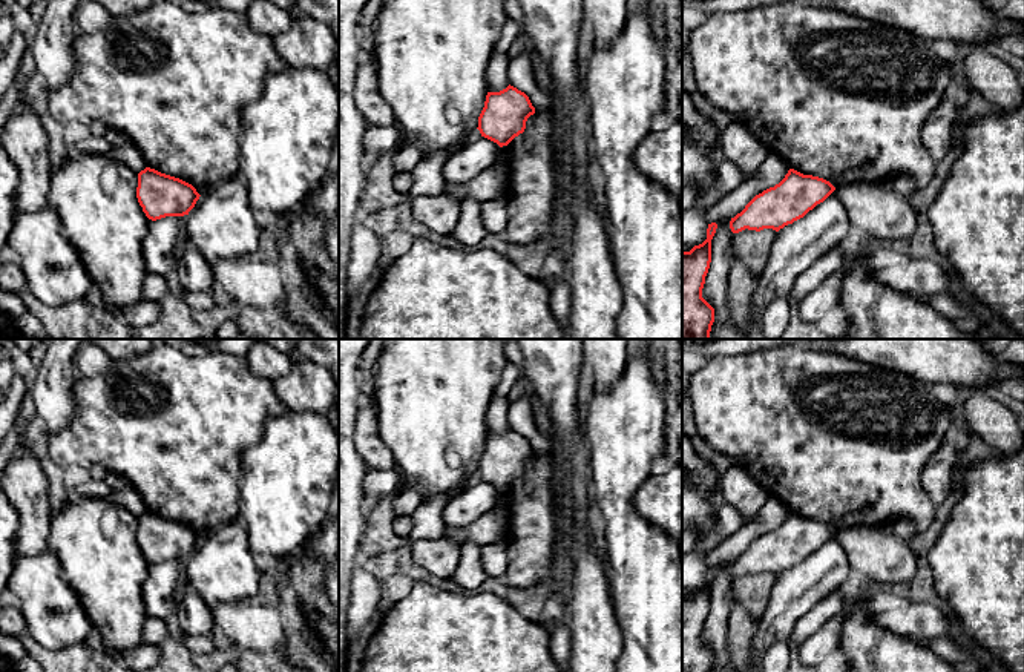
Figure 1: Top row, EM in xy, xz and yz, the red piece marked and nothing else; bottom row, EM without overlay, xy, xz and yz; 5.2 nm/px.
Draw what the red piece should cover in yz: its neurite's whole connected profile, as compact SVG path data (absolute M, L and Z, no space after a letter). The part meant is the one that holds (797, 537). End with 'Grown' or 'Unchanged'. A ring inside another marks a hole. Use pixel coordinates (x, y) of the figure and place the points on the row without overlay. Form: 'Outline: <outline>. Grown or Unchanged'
Outline: M789 512L779 528L756 539L740 557L731 562L730 572L733 577L745 572L779 575L803 562L834 534L835 531L823 522Z. Unchanged

